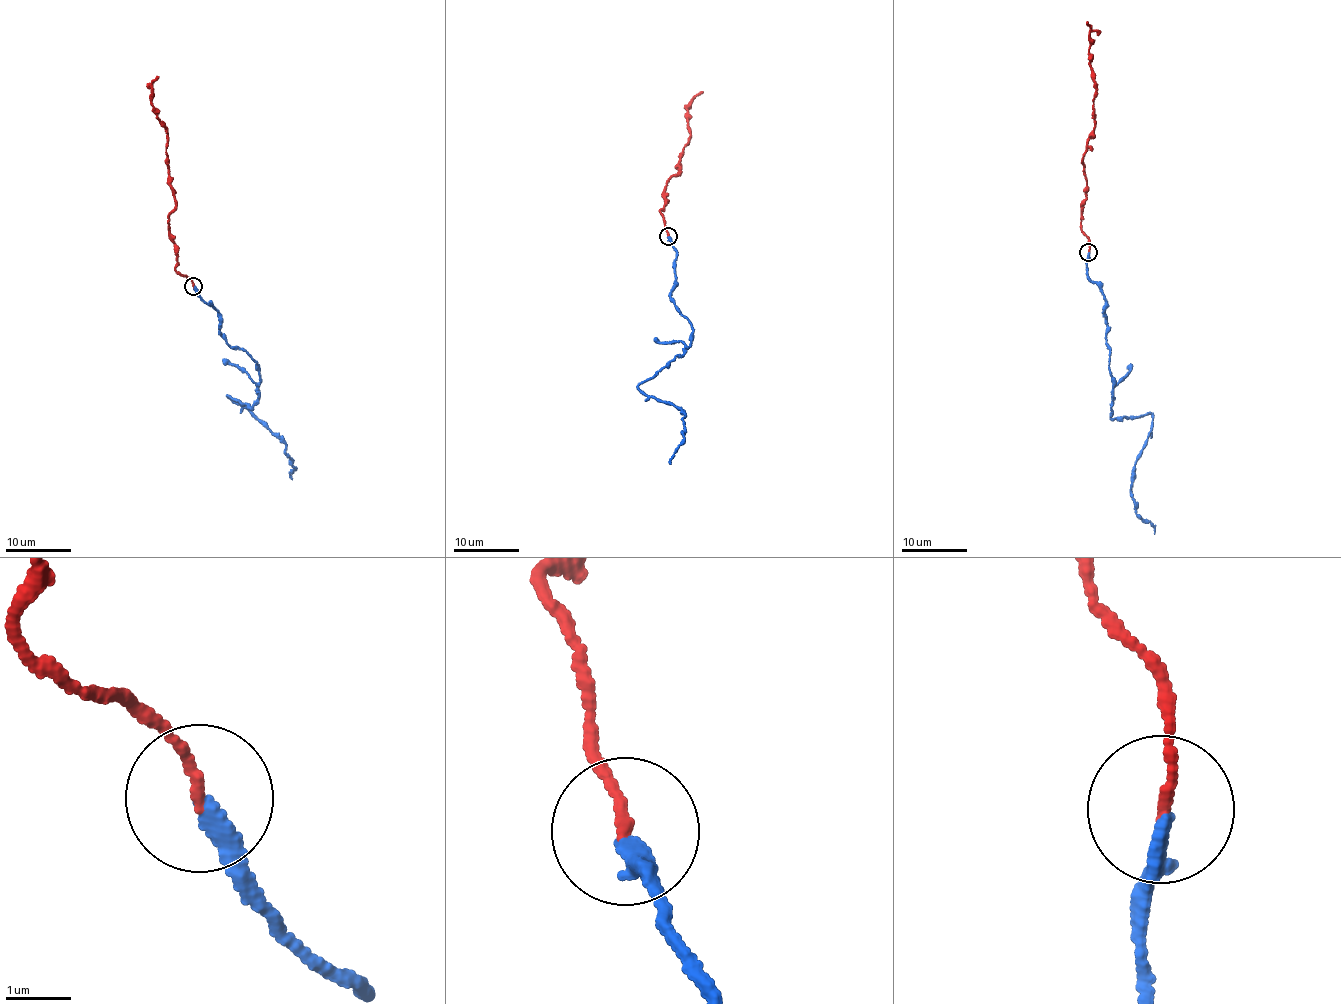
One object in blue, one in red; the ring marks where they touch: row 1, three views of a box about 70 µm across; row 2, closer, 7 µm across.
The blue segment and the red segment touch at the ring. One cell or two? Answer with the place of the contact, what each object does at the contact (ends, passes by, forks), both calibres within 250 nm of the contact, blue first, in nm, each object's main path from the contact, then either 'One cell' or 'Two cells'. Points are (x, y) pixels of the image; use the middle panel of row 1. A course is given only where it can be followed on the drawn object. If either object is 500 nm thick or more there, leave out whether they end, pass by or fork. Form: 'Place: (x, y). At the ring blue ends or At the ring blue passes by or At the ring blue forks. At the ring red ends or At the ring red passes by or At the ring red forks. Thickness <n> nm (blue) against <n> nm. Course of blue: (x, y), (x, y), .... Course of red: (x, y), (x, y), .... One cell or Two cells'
Place: (668, 236). At the ring blue ends. At the ring red ends. Thickness 280 nm (blue) against 140 nm. Course of blue: (669, 236), (677, 254), (669, 296), (687, 319), (691, 342), (638, 387), (685, 414), (670, 464). Course of red: (669, 236), (659, 210), (668, 199), (664, 193), (670, 177), (679, 172), (691, 132), (687, 110), (702, 92). One cell

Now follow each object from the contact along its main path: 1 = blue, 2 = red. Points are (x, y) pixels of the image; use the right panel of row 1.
1: (1089, 251), (1086, 272), (1105, 301), (1110, 416), (1152, 416), (1131, 493), (1136, 513), (1155, 534)
2: (1089, 251), (1080, 221), (1087, 185), (1082, 158), (1094, 129), (1096, 91), (1087, 22)

